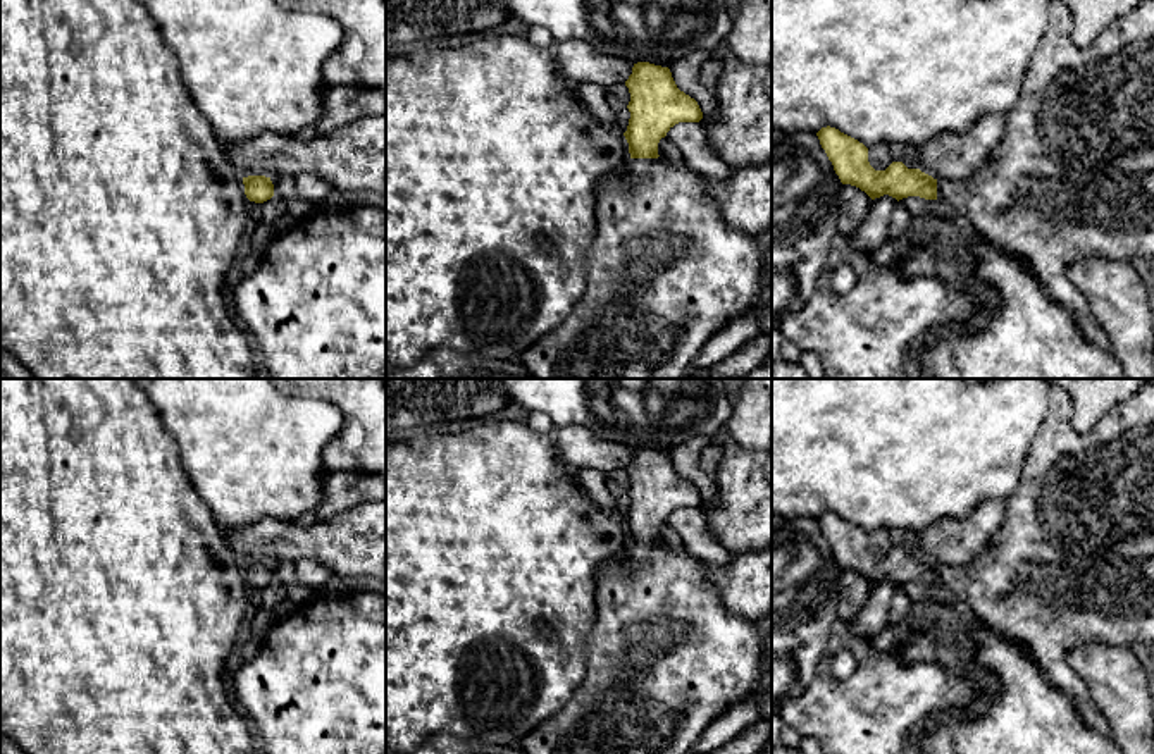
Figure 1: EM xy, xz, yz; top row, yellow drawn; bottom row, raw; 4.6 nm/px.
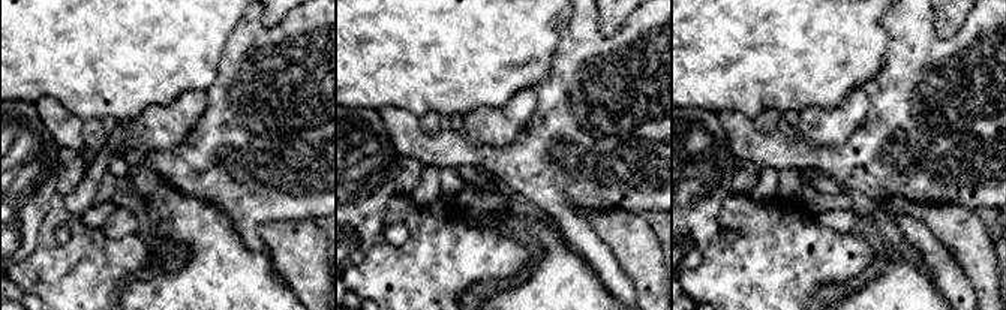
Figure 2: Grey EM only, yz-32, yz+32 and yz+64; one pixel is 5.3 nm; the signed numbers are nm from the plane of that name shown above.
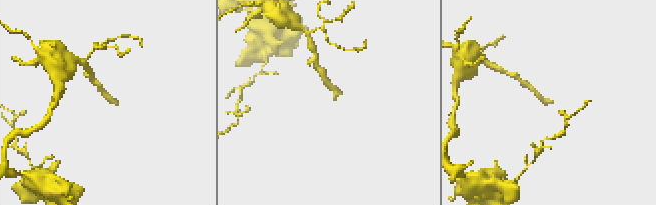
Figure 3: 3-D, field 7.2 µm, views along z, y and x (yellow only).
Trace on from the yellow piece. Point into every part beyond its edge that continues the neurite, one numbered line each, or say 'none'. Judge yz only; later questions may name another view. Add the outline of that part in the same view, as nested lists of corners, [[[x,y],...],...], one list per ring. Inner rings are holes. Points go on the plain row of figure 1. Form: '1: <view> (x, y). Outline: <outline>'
1: yz (1072, 565). Outline: [[[1147,380],[1133,396],[1114,405],[1087,434],[1080,434],[1073,427],[1071,417],[1073,403],[1068,392],[1054,384],[1049,411],[1028,448],[1020,473],[1020,484],[1002,499],[1006,504],[1006,518],[1001,528],[973,563],[959,568],[937,565],[937,585],[949,589],[978,620],[1027,646],[1032,652],[1032,659],[1042,668],[1047,680],[1075,701],[1082,720],[1101,735],[1113,739],[1111,726],[1106,716],[1094,706],[1087,683],[1070,664],[1070,651],[1089,644],[1154,644],[1154,382]]]

